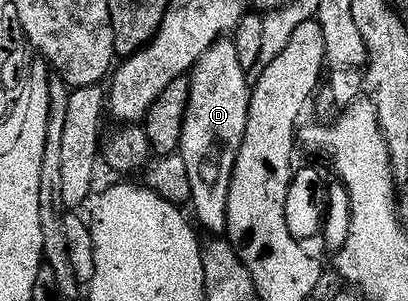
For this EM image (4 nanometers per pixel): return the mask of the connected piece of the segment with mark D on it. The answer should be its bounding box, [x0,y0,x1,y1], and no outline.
[177,39,251,235]

